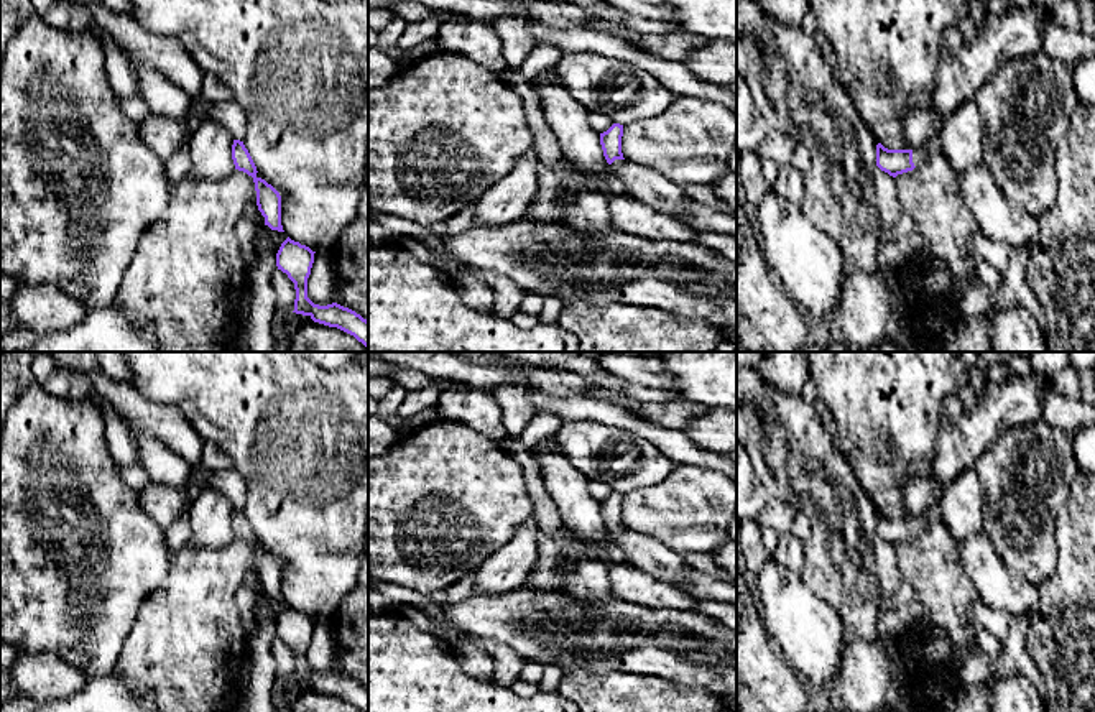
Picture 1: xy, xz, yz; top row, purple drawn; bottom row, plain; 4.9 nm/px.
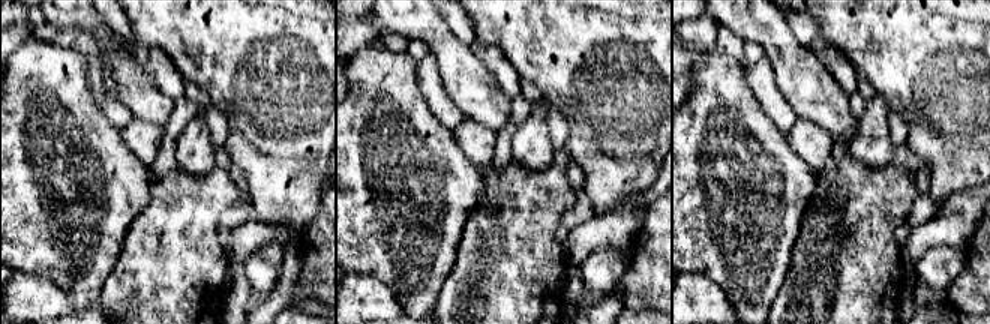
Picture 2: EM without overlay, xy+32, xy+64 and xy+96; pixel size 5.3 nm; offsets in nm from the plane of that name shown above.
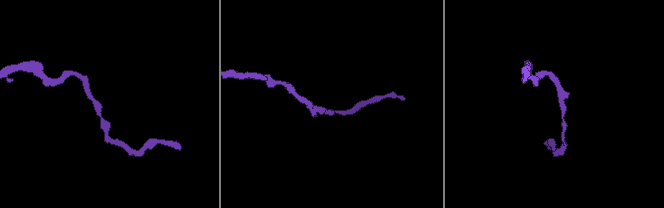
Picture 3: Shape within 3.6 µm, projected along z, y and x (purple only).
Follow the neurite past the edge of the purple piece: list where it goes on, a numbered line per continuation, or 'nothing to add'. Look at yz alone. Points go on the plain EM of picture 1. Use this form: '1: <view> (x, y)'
1: yz (919, 525)

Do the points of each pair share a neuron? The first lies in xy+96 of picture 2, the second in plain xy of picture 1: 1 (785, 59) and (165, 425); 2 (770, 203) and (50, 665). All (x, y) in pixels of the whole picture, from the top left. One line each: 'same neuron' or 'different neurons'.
1: different neurons
2: different neurons

